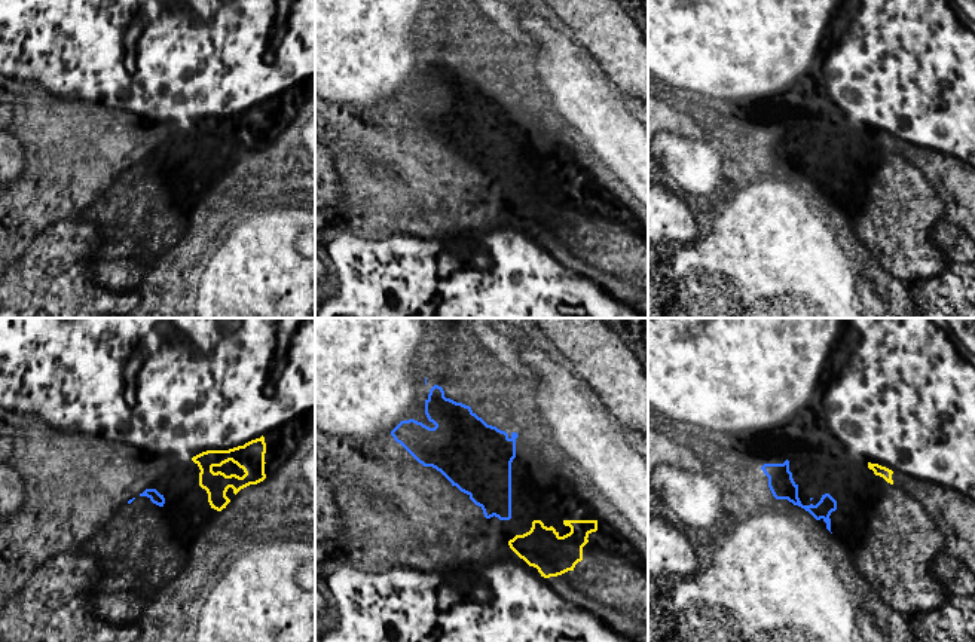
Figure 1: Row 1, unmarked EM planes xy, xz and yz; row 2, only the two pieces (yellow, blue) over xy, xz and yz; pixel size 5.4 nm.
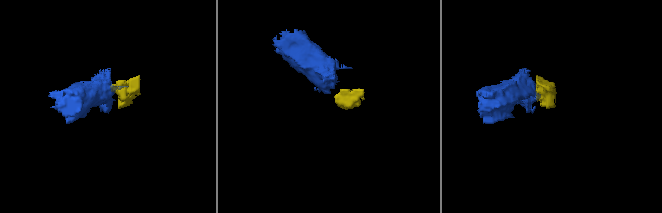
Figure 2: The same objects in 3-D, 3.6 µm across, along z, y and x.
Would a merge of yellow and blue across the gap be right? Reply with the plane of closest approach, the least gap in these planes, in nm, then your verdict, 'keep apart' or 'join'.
xz | 100 nm | join

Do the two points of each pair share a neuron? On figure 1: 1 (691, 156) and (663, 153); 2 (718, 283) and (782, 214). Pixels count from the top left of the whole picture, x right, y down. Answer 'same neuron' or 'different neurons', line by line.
1: same neuron
2: same neuron

